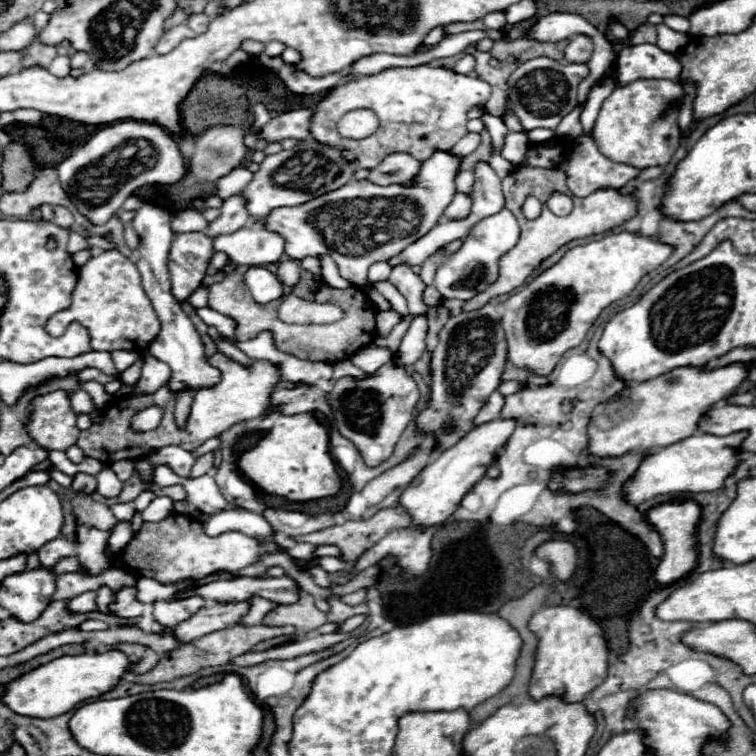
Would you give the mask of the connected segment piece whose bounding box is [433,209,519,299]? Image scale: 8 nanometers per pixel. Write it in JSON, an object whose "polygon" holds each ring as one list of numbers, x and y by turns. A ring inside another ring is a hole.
{"polygon":[[501,209,501,213,481,219,469,231,469,235,465,237,463,245,455,253,451,253,445,259,445,263,437,269,433,287,443,295,443,299,449,299,449,297,455,297,455,299,471,299,471,297,475,297,477,293,481,293,487,285,491,285,497,279,497,261,499,261,499,257,505,255,509,249,513,249,517,245,517,241,519,241,519,223,517,223,517,219,513,217,513,213,509,209],[475,271,481,271,479,281,475,283,473,289,463,289,465,281]]}

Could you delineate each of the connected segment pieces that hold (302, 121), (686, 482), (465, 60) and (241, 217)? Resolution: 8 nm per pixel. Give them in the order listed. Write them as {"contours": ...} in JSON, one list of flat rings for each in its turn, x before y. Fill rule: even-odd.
{"contours":[[[293,109,293,111,281,113,273,117,267,125,263,125,257,133,247,133,245,145,249,149,255,149,257,141,261,139,267,143,281,143,283,139,289,139,289,137,303,141,309,137,311,115,313,115,313,109]],[[693,433,687,439,681,439,669,447,647,453,635,475,623,483,623,499,629,505,639,505,663,493,685,493,685,491,717,491,723,487,725,479,737,467,737,449,745,433,731,433,725,437,709,433]],[[465,55,459,59,459,63,455,65,455,73,461,73,461,75,471,75,473,73,473,67,475,67,475,57,471,55]],[[233,195,229,199,223,201,221,207,221,215,209,223,207,227,207,237,215,239,217,235,227,235,227,233,235,233,237,229,251,225,255,219,249,217,247,209,245,209,245,197,243,195]]]}

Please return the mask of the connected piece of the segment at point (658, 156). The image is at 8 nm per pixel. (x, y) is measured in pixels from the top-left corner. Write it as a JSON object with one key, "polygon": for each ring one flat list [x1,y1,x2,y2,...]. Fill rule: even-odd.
{"polygon":[[637,79,627,85,619,85,605,101,599,111,599,119,593,129,595,143,599,151,617,163,627,163,637,169,647,167,667,167,677,145,679,145,679,109,675,105,683,103,681,81,669,79]]}

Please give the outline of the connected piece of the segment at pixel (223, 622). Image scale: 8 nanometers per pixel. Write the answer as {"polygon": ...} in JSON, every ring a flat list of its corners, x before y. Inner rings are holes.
{"polygon":[[237,601,237,603,213,603,201,607,189,621,183,621,181,625,171,627,175,641,179,643,189,643,197,637,203,637,211,631,231,627,239,623,239,619,247,613,249,603,247,601]]}

